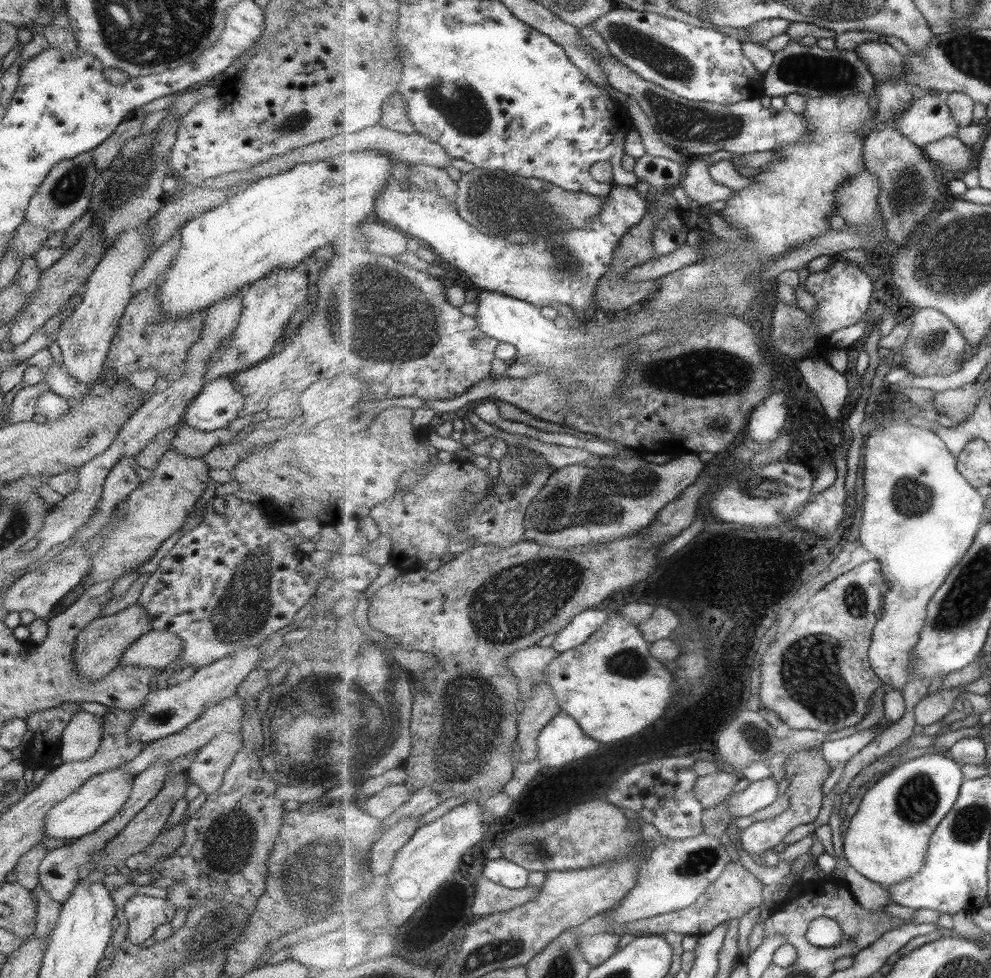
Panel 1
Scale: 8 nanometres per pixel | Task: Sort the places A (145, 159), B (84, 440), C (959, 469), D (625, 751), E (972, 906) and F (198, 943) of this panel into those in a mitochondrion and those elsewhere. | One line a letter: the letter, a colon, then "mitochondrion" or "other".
A: mitochondrion
B: mitochondrion
C: other
D: other
E: other
F: mitochondrion

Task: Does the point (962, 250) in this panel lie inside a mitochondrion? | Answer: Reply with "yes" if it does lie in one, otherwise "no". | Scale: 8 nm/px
yes

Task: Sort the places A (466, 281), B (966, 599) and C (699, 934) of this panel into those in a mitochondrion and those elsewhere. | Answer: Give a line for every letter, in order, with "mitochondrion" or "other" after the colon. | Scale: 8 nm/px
A: other
B: mitochondrion
C: other

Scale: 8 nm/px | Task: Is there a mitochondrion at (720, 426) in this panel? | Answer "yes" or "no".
no

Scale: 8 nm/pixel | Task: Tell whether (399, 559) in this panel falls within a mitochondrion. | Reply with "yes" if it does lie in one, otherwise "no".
no

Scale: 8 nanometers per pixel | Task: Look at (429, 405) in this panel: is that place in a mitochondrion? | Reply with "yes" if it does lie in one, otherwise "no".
no

